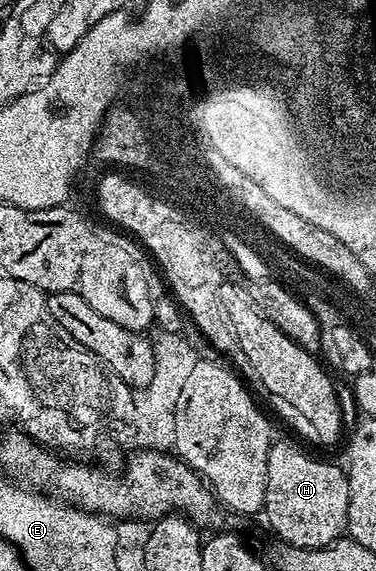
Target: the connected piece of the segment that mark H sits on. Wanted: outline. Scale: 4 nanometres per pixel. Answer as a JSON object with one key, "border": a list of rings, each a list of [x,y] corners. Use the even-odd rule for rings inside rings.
{"border":[[[273,442],[268,451],[266,465],[266,497],[264,498],[263,518],[268,518],[272,531],[289,547],[325,547],[341,538],[348,530],[347,511],[350,505],[351,491],[348,488],[348,476],[345,468],[335,467],[324,459],[315,459],[307,455],[300,447],[292,443]]]}

